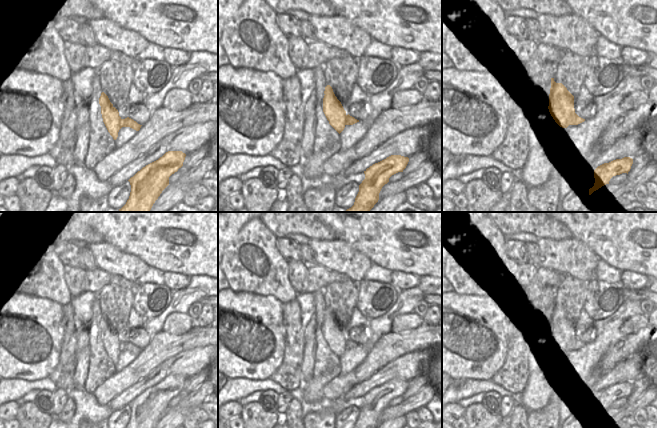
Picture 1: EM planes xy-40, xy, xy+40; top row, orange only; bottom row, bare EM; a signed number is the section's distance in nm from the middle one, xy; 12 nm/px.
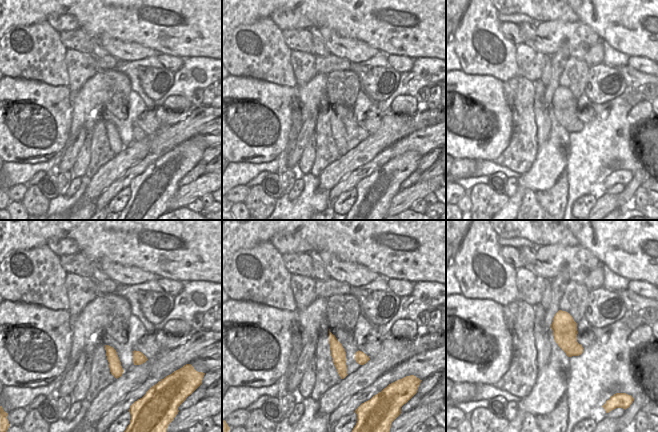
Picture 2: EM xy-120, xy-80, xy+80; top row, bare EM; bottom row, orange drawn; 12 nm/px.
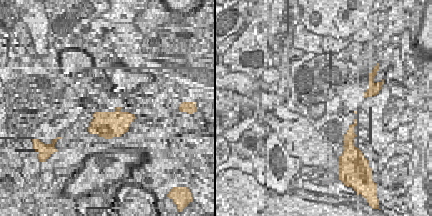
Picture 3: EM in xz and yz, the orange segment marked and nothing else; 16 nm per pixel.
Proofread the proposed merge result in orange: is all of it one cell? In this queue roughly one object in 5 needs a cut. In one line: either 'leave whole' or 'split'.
split

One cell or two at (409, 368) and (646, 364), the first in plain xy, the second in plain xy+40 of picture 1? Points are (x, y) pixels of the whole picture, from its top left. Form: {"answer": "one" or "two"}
{"answer": "two"}

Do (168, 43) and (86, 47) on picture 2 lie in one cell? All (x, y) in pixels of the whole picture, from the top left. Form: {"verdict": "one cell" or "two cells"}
{"verdict": "two cells"}

